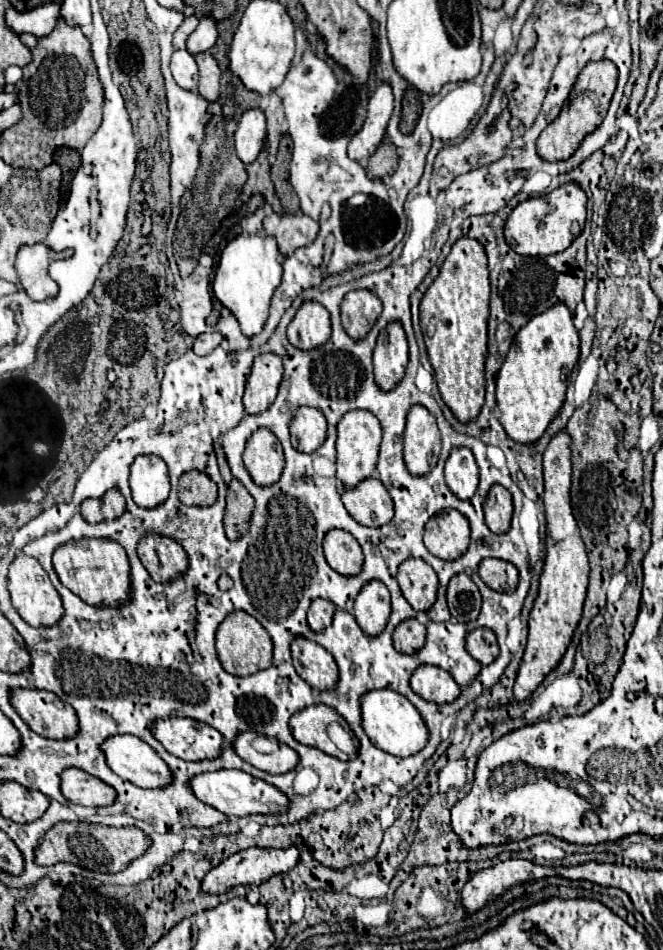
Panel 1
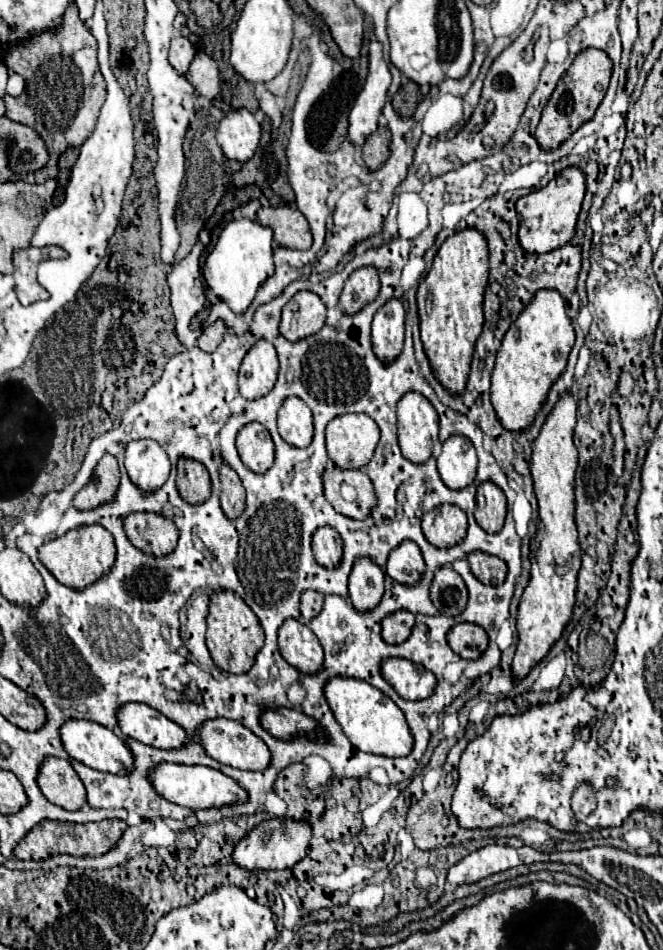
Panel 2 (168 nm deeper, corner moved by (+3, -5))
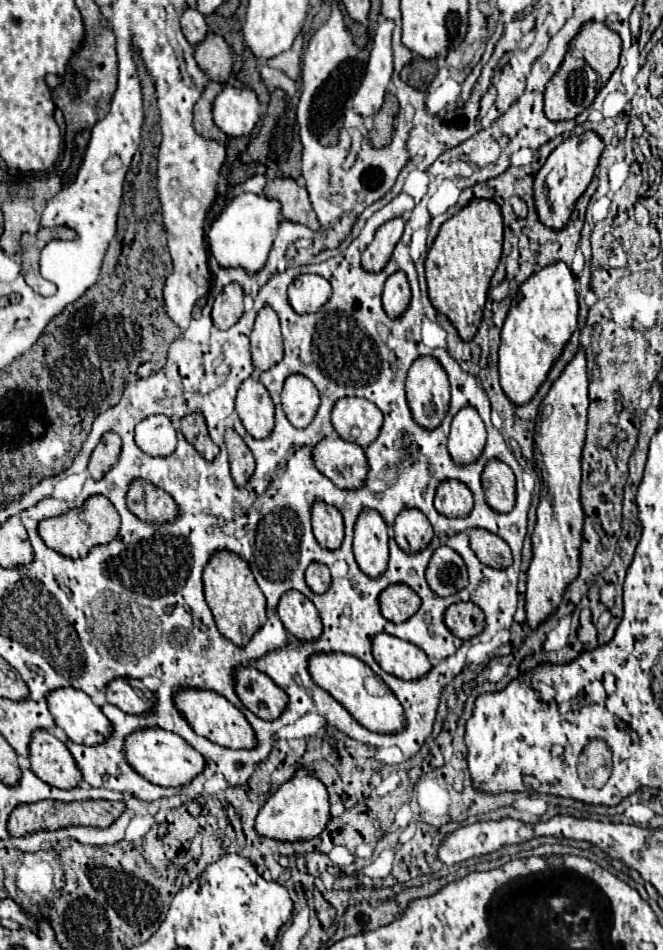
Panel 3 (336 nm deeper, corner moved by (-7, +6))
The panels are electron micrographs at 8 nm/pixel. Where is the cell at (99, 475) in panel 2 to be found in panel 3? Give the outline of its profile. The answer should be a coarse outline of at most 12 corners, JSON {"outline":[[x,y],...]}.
{"outline":[[105,433],[89,461],[89,475],[99,481],[119,461],[121,437]]}

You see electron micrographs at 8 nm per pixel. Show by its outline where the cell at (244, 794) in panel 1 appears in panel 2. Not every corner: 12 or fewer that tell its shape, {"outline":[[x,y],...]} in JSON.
{"outline":[[159,762],[149,782],[191,810],[247,800],[235,780],[207,766]]}

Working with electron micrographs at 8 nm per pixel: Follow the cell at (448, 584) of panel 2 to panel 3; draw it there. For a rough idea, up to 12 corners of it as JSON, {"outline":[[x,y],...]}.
{"outline":[[441,545],[425,575],[439,597],[459,593],[469,583],[463,559]]}

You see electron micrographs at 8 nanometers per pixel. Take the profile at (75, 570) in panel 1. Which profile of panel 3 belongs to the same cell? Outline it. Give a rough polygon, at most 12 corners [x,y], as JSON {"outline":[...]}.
{"outline":[[103,495],[41,521],[49,549],[79,559],[119,533],[119,513]]}

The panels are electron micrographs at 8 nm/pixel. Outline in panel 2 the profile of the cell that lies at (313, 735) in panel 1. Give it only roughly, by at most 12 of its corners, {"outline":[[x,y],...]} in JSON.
{"outline":[[269,708],[261,726],[281,740],[313,732],[301,708]]}

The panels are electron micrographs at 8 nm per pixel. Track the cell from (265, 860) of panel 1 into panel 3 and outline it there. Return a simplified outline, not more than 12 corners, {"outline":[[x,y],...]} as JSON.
{"outline":[[299,769],[261,807],[255,831],[309,841],[329,821],[321,781]]}

